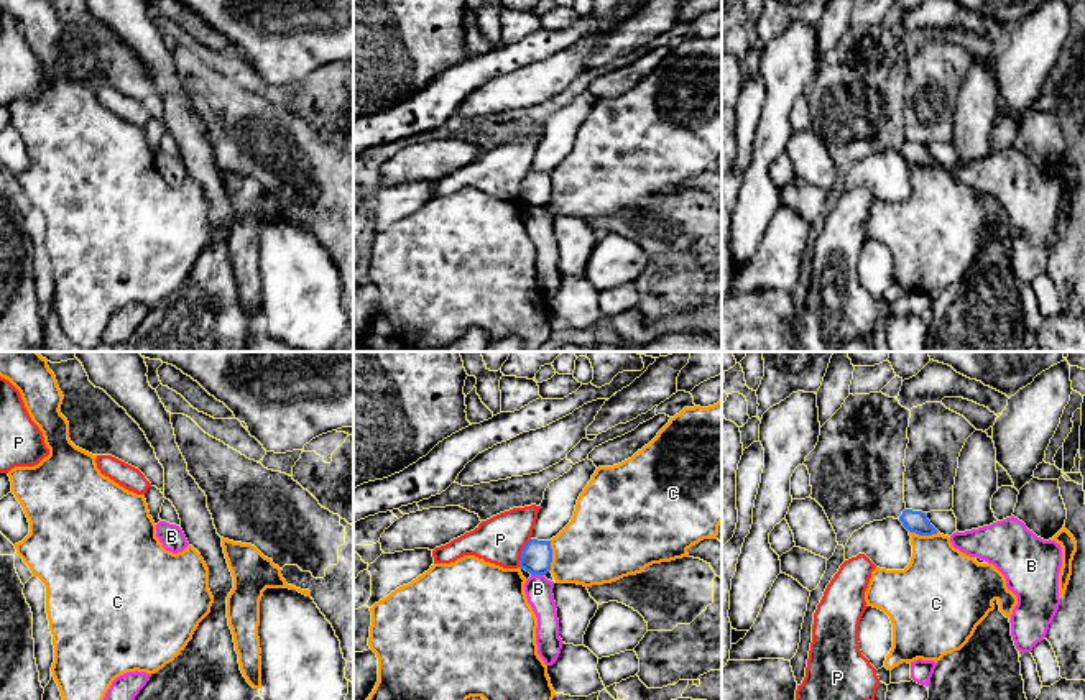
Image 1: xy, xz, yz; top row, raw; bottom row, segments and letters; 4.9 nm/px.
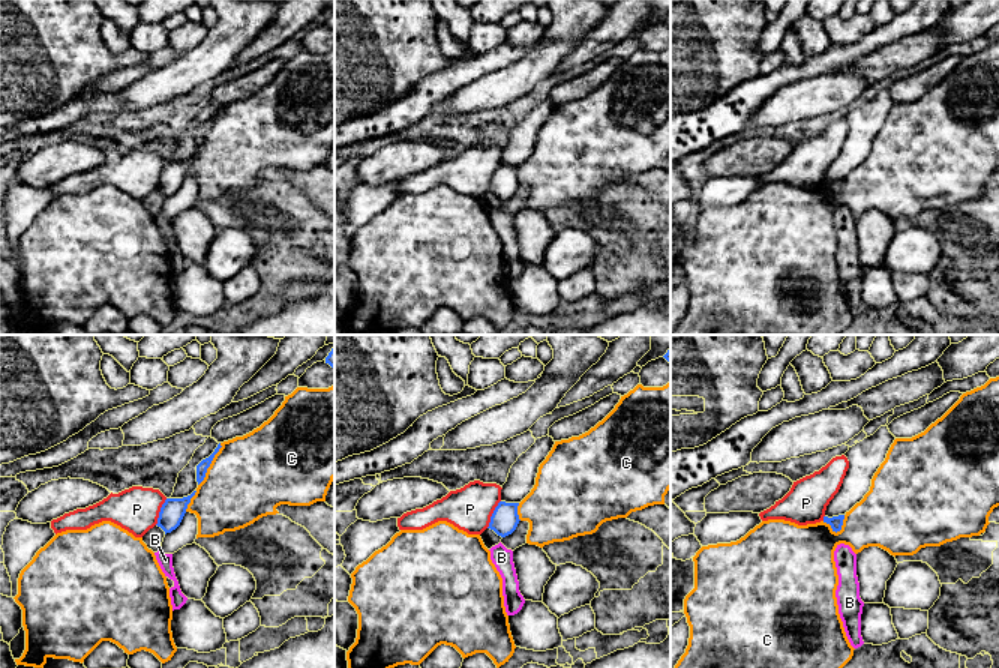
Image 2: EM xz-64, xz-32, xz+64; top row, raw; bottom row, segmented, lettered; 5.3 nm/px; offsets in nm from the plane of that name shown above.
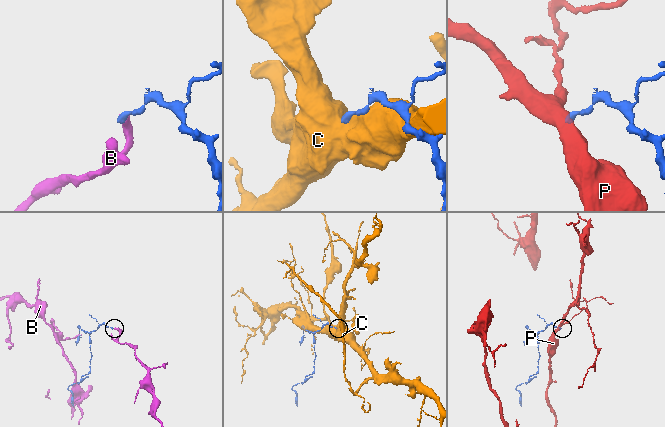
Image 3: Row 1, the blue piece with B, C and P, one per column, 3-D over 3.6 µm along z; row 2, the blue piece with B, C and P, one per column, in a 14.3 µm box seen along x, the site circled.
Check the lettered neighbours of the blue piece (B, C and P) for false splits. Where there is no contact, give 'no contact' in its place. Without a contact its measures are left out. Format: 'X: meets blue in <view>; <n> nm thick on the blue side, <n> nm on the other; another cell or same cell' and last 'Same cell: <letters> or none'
B: meets blue in xz; 150 nm thick on the blue side, 140 nm on the other; another cell
C: meets blue in xz; 150 nm thick on the blue side, 380 nm on the other; another cell
P: meets blue in xz; 150 nm thick on the blue side, 240 nm on the other; another cell
Same cell: none

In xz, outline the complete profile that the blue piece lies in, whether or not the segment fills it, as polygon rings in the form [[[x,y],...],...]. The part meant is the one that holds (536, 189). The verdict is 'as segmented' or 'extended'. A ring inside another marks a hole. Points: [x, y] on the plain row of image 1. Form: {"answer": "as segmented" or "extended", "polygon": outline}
{"answer": "as segmented", "polygon": [[[531,171],[521,184],[519,200],[531,207],[546,207],[551,202],[551,194],[551,173]]]}

